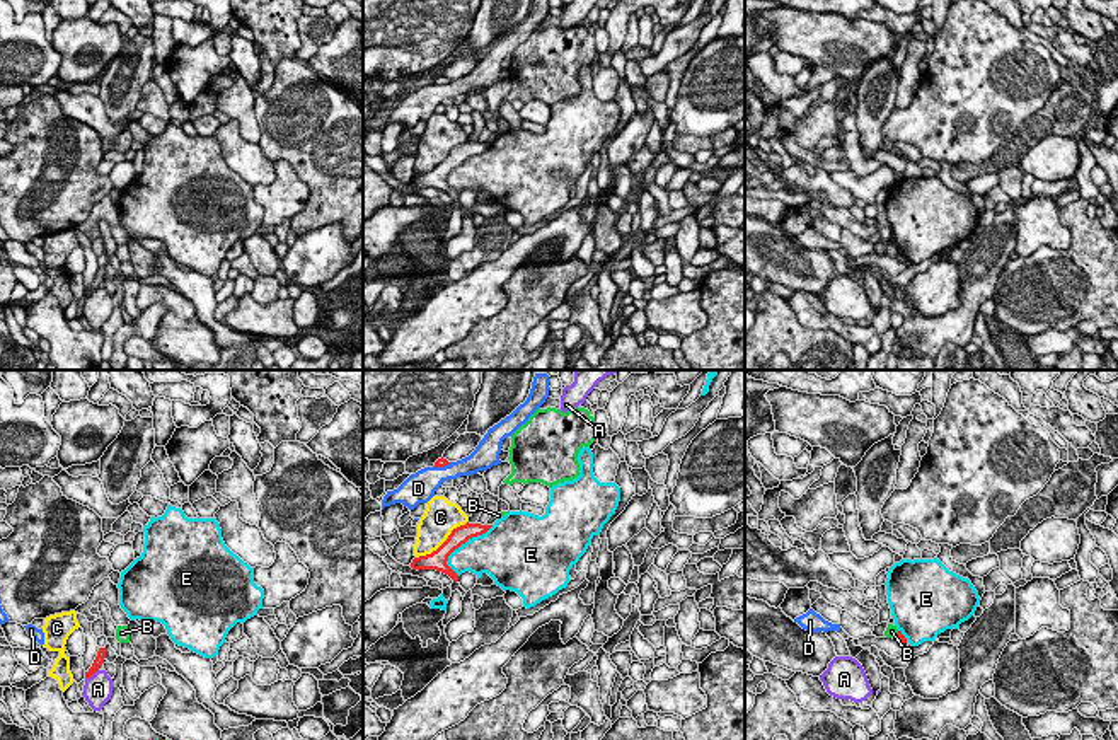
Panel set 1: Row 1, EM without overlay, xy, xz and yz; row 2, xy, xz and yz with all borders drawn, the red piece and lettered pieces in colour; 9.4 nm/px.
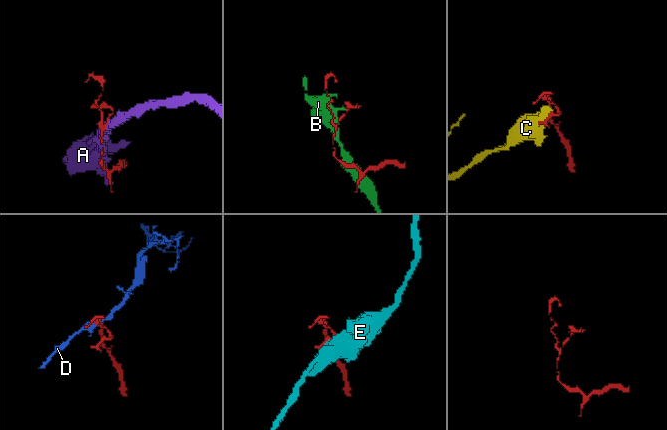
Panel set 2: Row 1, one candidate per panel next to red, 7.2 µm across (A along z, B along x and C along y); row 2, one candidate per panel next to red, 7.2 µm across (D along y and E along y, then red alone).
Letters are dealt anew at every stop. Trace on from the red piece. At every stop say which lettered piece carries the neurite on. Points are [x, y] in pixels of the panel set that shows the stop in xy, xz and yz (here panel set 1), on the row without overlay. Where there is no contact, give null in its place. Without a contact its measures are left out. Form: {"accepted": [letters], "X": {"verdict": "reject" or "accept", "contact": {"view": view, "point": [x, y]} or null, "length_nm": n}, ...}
{"accepted": [], "A": {"verdict": "reject", "contact": {"view": "xy", "point": [91, 294]}, "length_nm": 160}, "B": {"verdict": "reject", "contact": {"view": "yz", "point": [899, 253]}, "length_nm": 80}, "C": {"verdict": "reject", "contact": {"view": "xz", "point": [443, 161]}, "length_nm": 600}, "D": {"verdict": "reject", "contact": {"view": "xz", "point": [442, 84]}, "length_nm": 190}, "E": {"verdict": "reject", "contact": {"view": "xz", "point": [461, 162]}, "length_nm": 600}}

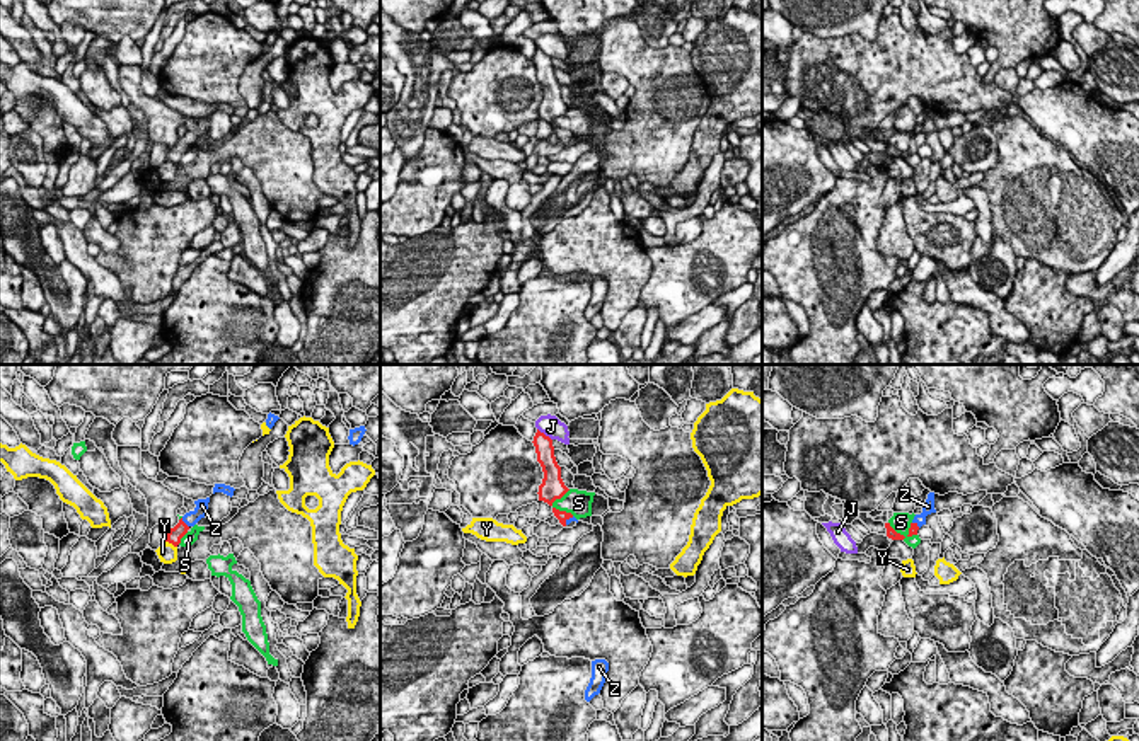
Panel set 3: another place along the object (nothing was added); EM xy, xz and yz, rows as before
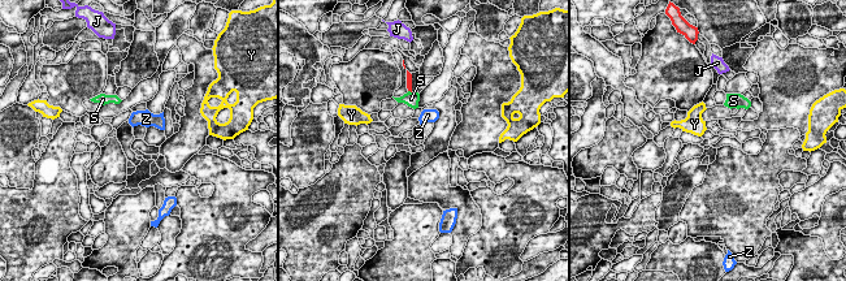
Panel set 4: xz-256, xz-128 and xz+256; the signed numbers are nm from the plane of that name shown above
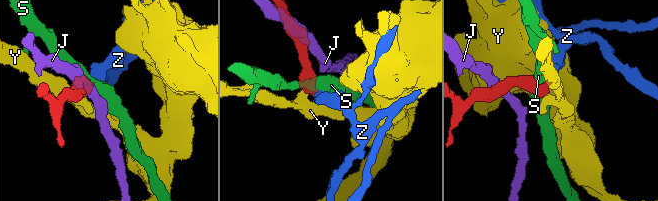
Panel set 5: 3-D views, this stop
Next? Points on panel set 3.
{"accepted": ["Z"], "J": {"verdict": "reject", "contact": {"view": "xz", "point": [543, 51]}, "length_nm": 190}, "S": {"verdict": "reject", "contact": {"view": "xz", "point": [555, 126]}, "length_nm": 260}, "Y": {"verdict": "reject", "contact": {"view": "xy", "point": [171, 160]}, "length_nm": 130}, "Z": {"verdict": "accept", "contact": {"view": "xy", "point": [185, 142]}, "length_nm": 120}}

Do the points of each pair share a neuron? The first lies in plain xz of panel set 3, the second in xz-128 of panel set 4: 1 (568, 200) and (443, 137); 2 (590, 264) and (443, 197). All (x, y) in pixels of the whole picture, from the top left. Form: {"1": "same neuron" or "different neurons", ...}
{"1": "same neuron", "2": "same neuron"}

